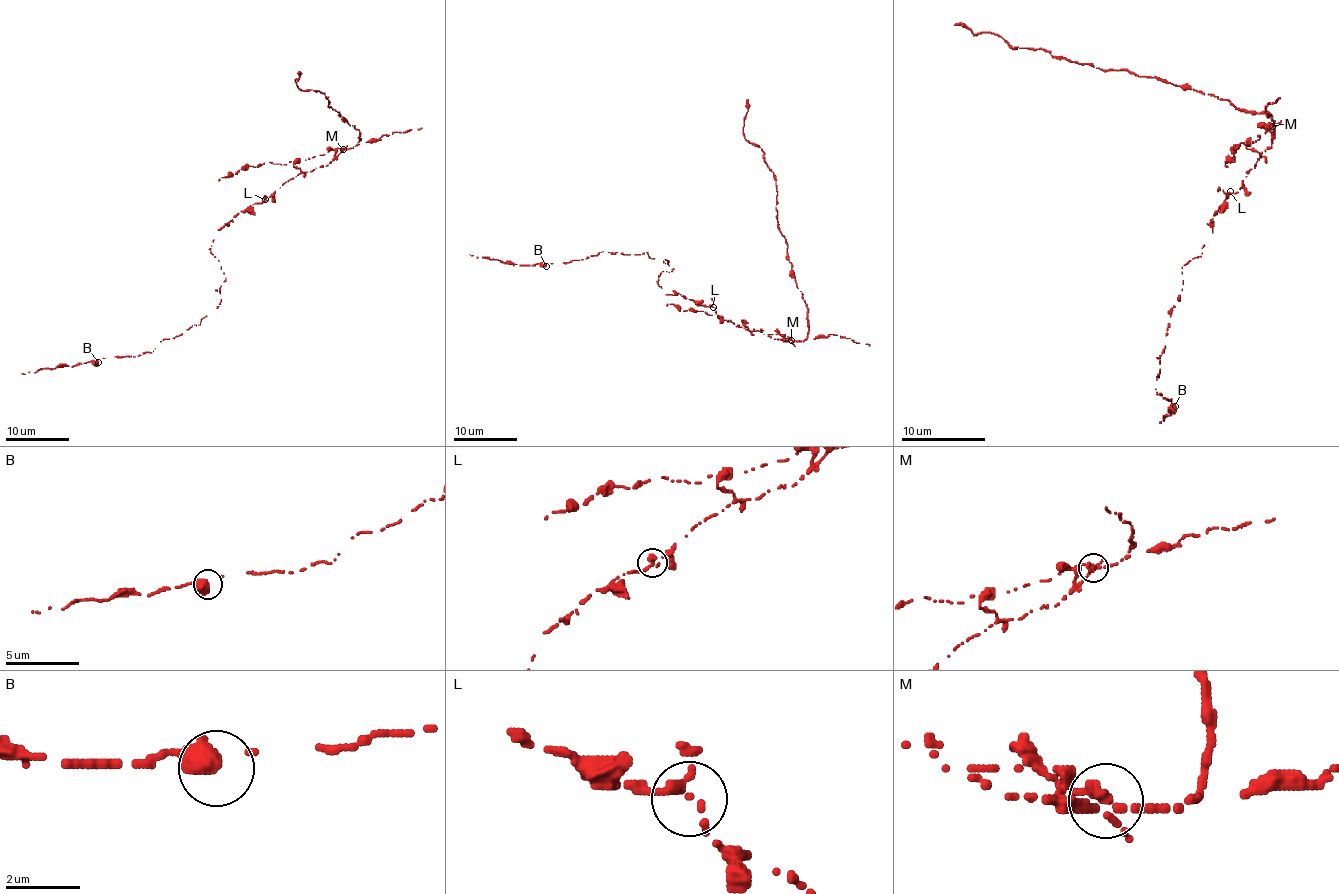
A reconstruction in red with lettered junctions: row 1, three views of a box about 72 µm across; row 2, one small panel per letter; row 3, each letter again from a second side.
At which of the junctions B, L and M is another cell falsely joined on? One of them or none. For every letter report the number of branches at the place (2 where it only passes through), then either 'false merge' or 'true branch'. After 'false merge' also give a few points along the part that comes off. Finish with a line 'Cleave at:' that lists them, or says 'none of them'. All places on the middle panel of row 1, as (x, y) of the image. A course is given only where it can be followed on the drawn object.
B: branches 2; true branch
L: branches 3; true branch
M: branches 3; false merge; course (791, 339), (807, 338), (807, 306), (778, 229), (773, 172), (764, 151), (745, 138), (748, 99)
Cleave at: M

